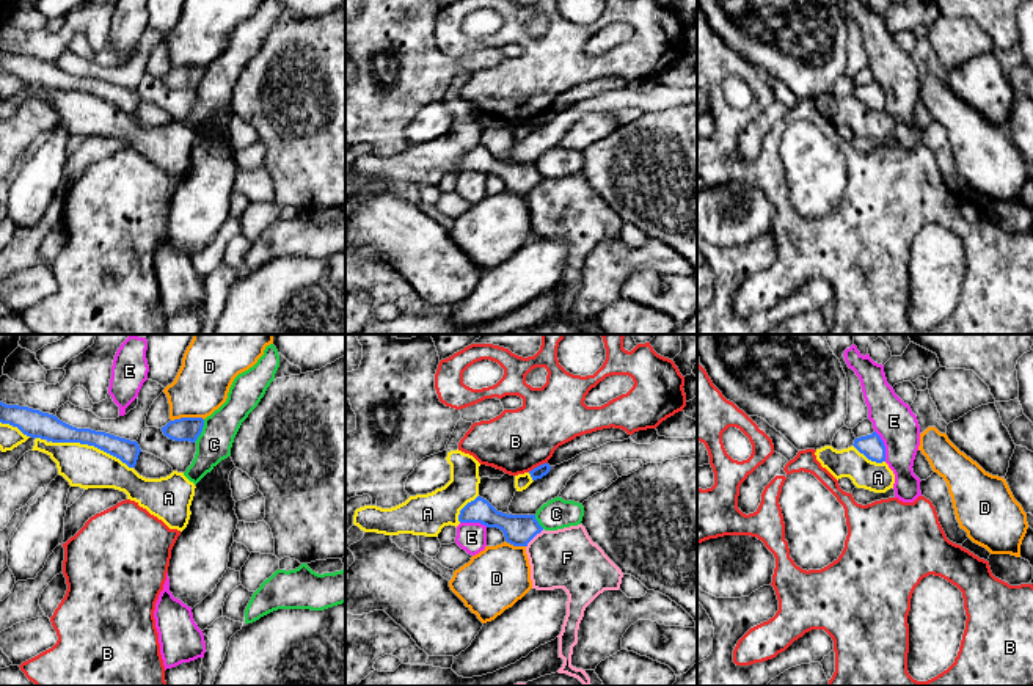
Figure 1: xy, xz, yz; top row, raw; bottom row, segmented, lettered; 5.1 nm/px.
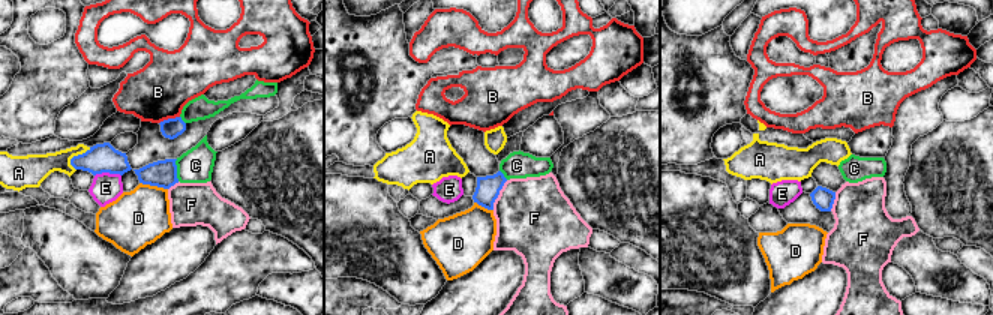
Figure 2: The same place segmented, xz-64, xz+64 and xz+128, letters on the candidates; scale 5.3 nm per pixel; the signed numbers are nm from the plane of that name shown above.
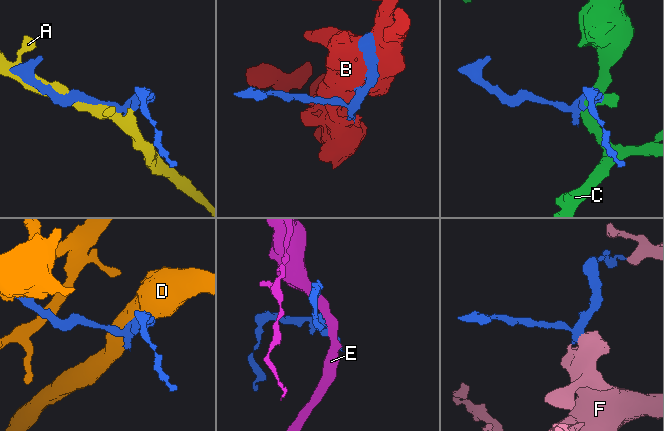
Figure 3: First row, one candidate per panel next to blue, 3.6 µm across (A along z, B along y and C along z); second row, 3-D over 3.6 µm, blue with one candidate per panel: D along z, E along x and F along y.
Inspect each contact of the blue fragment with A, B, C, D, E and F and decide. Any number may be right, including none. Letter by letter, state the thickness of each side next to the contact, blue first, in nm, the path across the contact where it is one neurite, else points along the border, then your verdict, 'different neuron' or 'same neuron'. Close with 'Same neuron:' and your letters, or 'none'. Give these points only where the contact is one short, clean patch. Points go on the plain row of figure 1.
A: 130 nm thick on the blue side, 220 nm on the other; different neuron
B: 60 nm thick on the blue side, 320 nm on the other; different neuron
C: 130 nm thick on the blue side, 180 nm on the other; different neuron
D: 130 nm thick on the blue side, 280 nm on the other; different neuron
E: 120 nm thick on the blue side, 220 nm on the other; border along yz (875, 79), (883, 90), (886, 109); different neuron
F: 160 nm thick on the blue side, 300 nm on the other; same neuron
Same neuron: F

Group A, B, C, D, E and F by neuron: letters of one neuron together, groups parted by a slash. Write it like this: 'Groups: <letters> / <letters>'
Groups: A / B / C / D / E / F

